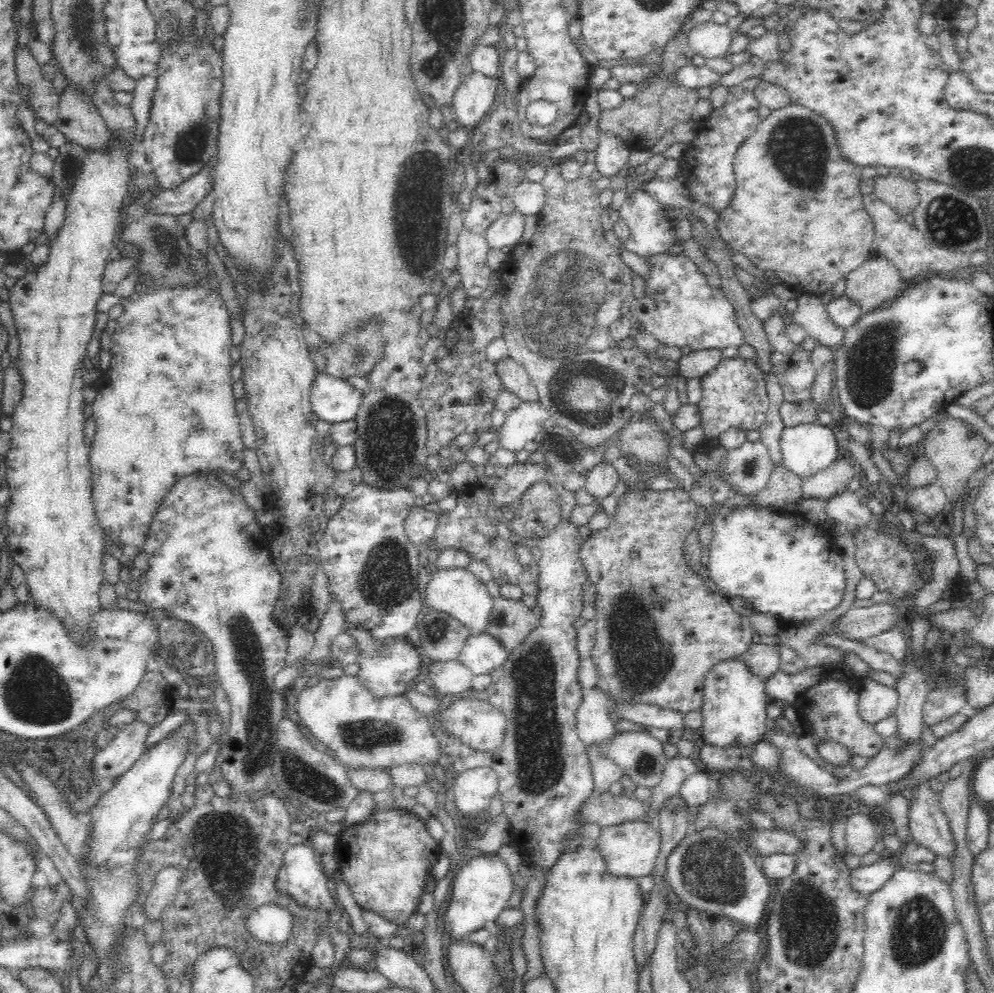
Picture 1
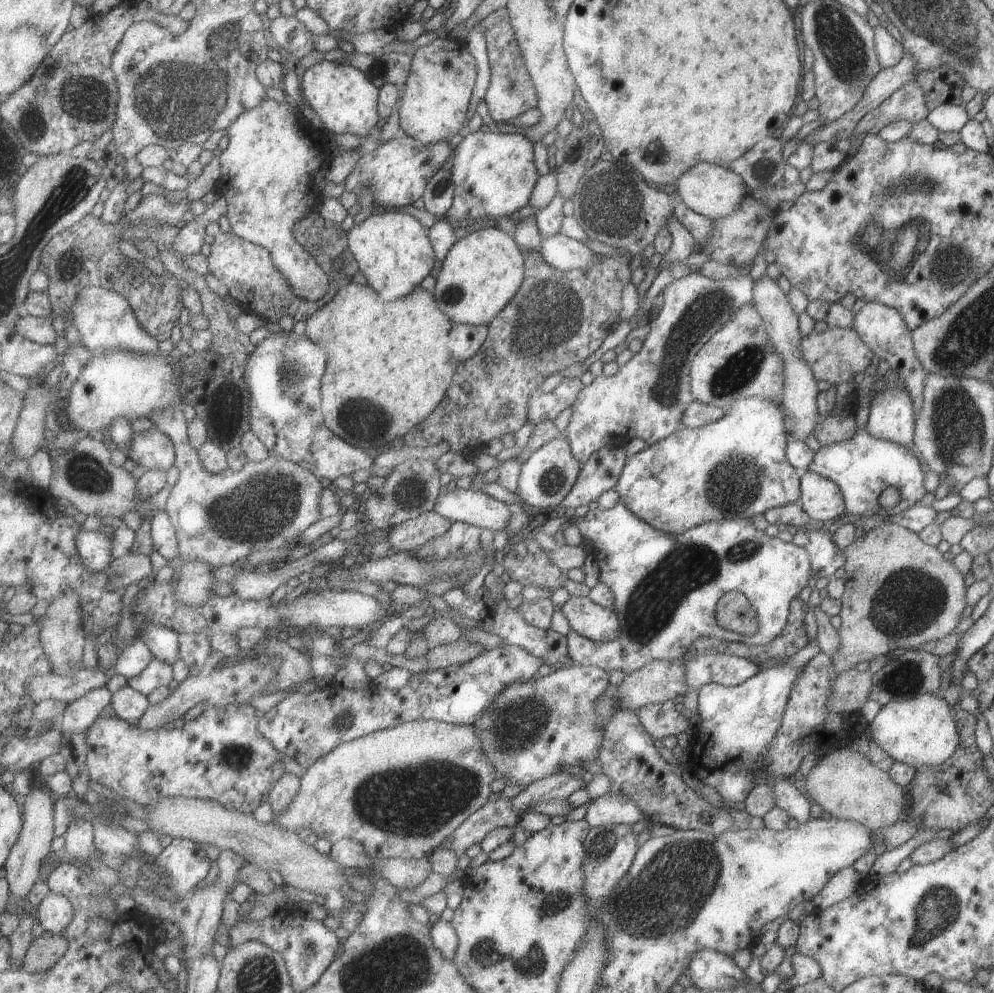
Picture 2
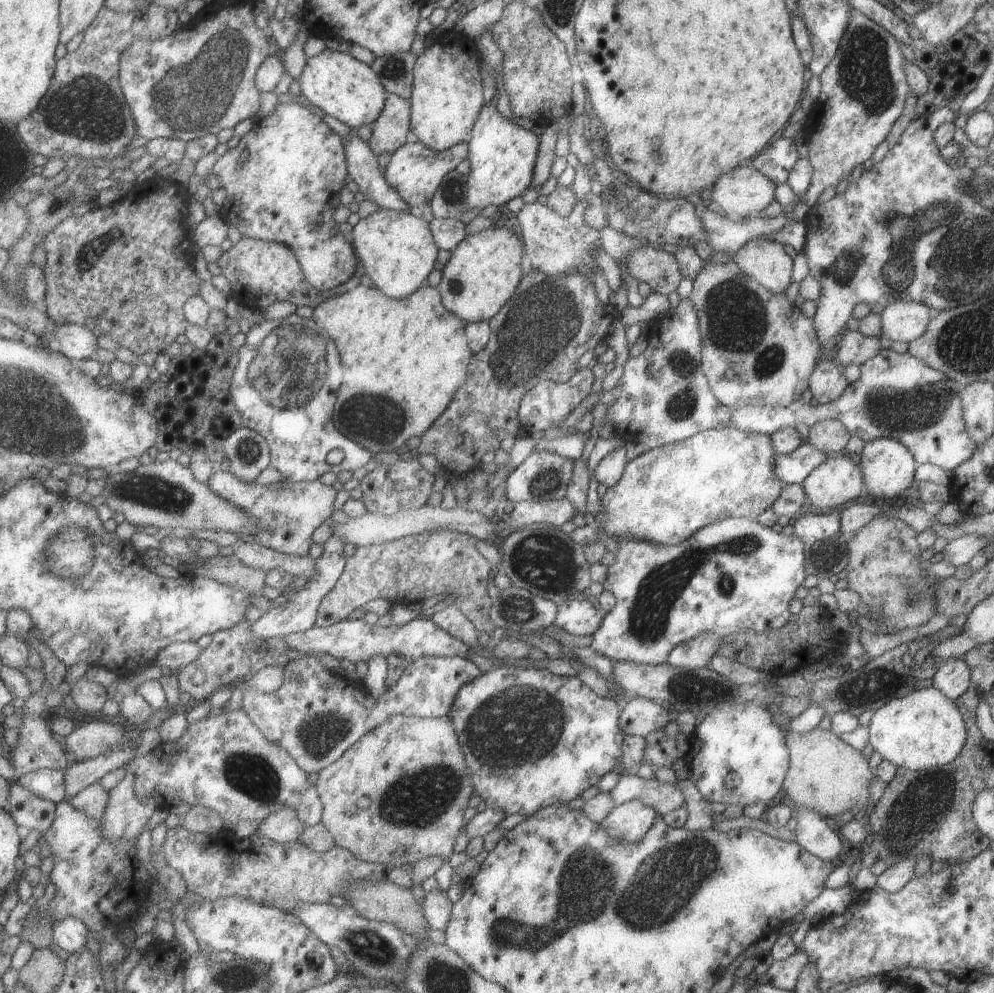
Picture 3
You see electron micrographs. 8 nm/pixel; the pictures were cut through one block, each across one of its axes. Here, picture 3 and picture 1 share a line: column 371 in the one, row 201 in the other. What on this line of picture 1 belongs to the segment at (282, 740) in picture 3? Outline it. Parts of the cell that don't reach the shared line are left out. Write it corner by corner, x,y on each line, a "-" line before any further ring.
761,77
746,78
728,87
725,104
714,109
705,118
704,128
689,142
681,158
686,174
685,185
688,187
690,197
702,207
708,207
714,211
716,216
720,216
730,206
737,187
733,167
735,154
739,146
746,138
754,134
760,124
758,112
761,105
753,91
760,80

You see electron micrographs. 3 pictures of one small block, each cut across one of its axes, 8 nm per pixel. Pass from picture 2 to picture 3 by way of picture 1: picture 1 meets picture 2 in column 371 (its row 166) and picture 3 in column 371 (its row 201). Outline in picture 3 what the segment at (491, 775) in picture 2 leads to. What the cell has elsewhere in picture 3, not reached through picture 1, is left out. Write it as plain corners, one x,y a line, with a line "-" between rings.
403,714
391,716
385,724
377,726
375,730
371,730
366,736
361,737
361,740
358,740
335,764
320,772
315,785
324,804
322,823
331,831
336,844
341,848
345,848
345,850
349,850
349,852
353,852
359,860
382,864
389,870
407,864
415,864
415,862
419,862
423,858
431,858
431,856
439,856
443,861
449,861
449,858
455,853
453,848
455,848
457,836
464,833
465,810
467,810
467,806
469,806
469,802
471,802
471,798
475,793
475,784
471,780
469,766
467,766
465,754
461,750
457,730
455,730
453,720
449,715
437,718
403,716

